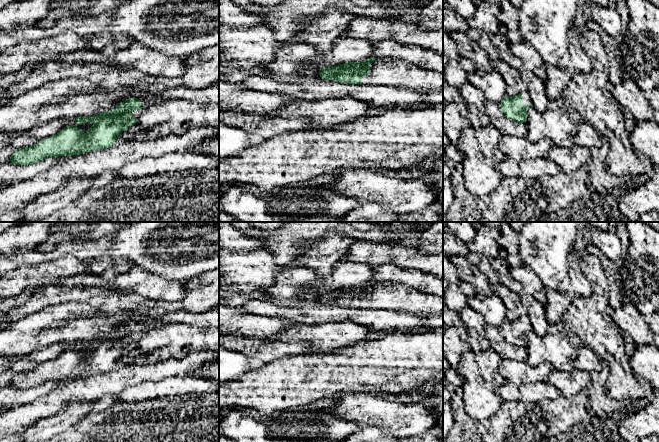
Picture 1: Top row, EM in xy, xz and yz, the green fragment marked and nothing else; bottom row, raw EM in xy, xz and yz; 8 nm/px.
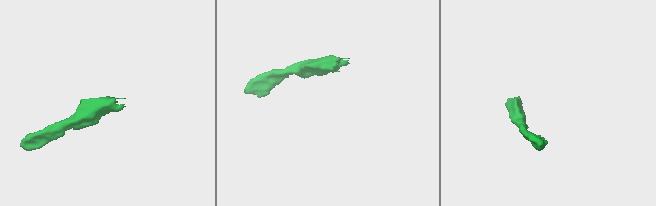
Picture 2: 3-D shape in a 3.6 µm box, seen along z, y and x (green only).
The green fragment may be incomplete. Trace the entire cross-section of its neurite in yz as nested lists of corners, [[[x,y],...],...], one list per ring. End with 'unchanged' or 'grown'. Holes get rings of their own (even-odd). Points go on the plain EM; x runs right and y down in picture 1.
[[[526,314],[516,320],[506,319],[500,327],[500,331],[508,343],[518,347],[526,347],[527,335],[533,331],[533,328]]]; grown

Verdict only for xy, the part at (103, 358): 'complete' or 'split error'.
split error

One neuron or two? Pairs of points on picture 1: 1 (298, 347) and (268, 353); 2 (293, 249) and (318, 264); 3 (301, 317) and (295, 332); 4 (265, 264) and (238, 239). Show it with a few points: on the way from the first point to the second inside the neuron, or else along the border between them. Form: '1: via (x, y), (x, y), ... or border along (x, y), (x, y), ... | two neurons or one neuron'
1: via (291, 349), (275, 350) | one neuron
2: border along (320, 239), (308, 243), (306, 248), (294, 258) | two neurons
3: border along (323, 323), (315, 325), (293, 324) | two neurons
4: border along (262, 248), (255, 250), (229, 250) | two neurons

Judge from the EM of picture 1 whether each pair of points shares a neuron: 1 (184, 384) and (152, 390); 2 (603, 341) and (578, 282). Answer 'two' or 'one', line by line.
1: one
2: two

